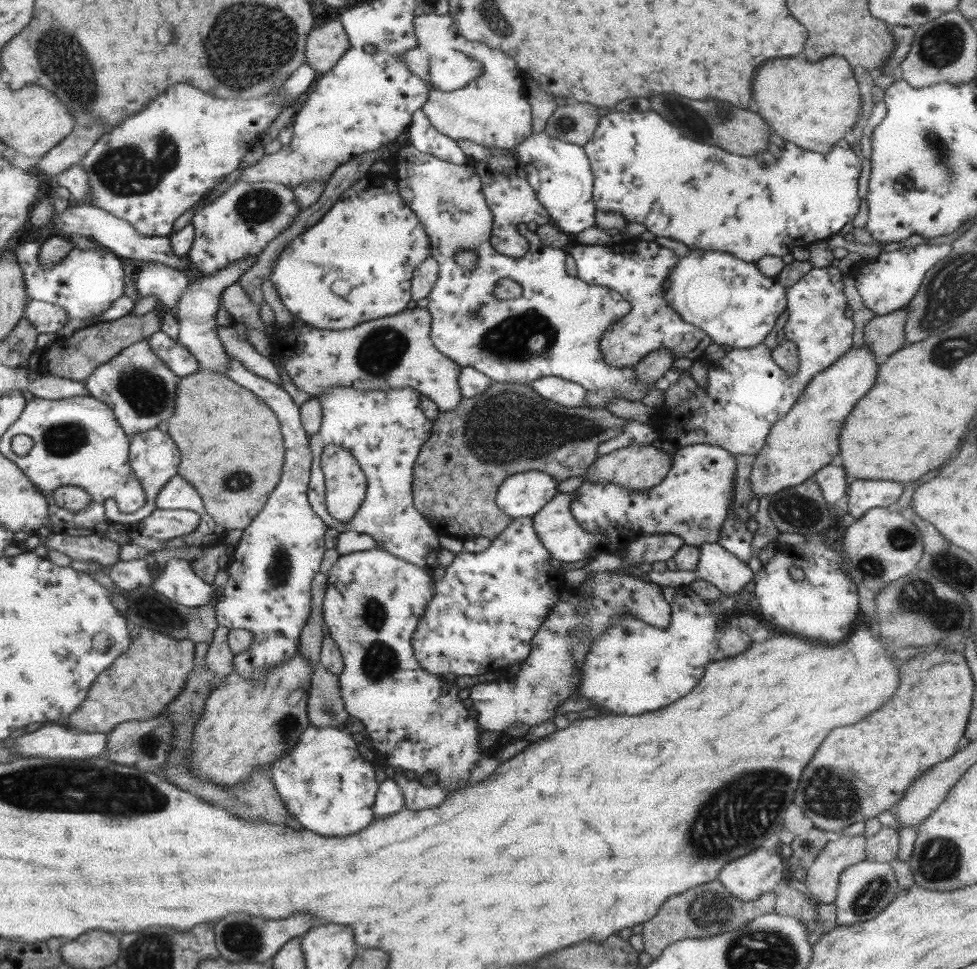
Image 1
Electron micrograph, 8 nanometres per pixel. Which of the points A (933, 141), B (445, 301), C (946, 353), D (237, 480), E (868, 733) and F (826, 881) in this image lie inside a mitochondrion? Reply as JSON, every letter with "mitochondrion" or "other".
{"A":"mitochondrion","B":"other","C":"mitochondrion","D":"mitochondrion","E":"other","F":"other"}

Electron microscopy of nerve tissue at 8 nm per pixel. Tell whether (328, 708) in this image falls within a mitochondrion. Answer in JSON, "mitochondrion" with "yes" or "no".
{"mitochondrion":"yes"}

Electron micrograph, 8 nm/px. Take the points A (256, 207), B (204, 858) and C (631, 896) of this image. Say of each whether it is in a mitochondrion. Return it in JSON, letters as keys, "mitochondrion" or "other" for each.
{"A":"mitochondrion","B":"other","C":"other"}

